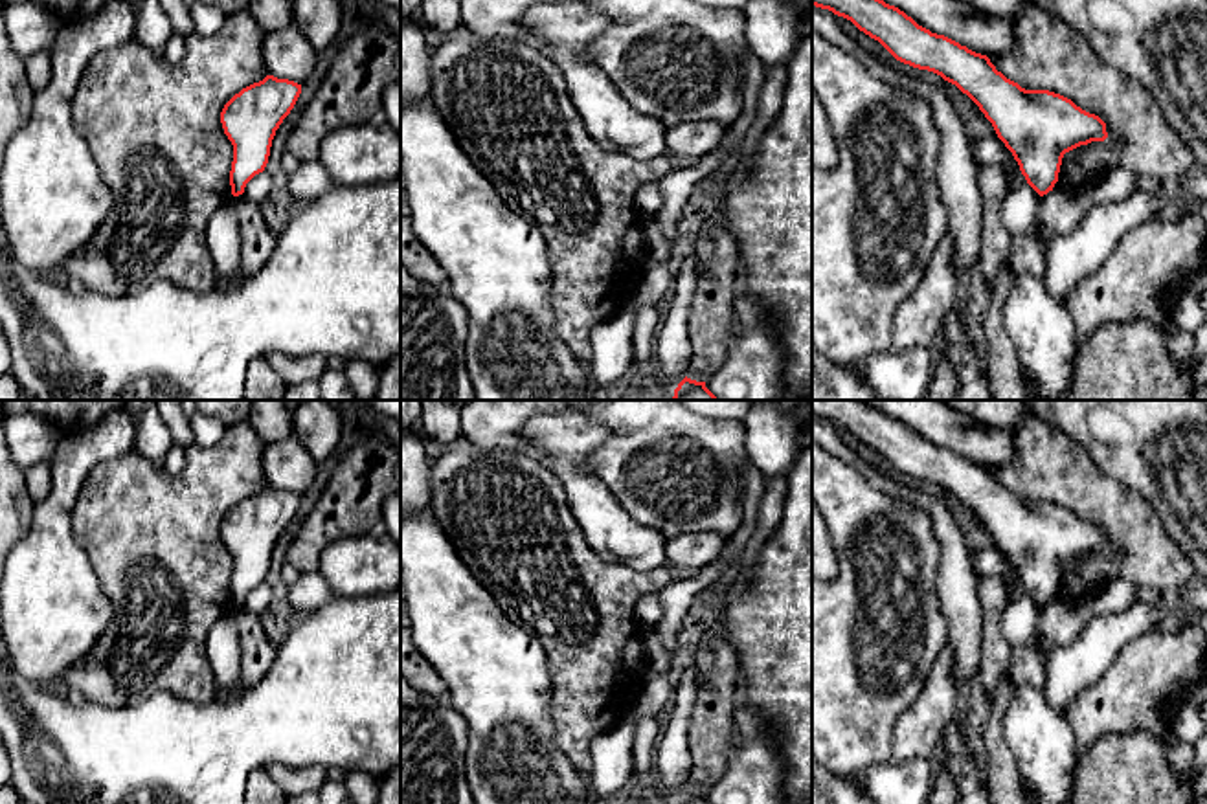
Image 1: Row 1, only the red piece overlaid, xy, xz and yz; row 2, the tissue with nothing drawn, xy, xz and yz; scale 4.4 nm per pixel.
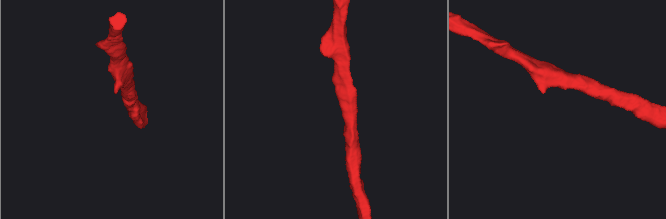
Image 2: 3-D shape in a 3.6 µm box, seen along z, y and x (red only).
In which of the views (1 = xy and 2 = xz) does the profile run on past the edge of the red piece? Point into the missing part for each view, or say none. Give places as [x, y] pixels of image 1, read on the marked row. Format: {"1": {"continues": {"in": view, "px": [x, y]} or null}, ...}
{"1": {"continues": null}, "2": {"continues": null}}

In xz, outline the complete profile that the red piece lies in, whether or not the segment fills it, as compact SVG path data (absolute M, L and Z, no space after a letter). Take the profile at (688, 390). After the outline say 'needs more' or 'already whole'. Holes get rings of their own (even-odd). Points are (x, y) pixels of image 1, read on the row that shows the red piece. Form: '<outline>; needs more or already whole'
M685 376L674 389L672 400L716 400L716 396L705 387L705 382Z; already whole

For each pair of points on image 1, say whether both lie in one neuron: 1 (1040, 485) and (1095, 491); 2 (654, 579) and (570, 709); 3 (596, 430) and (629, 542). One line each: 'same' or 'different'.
1: same
2: same
3: same

